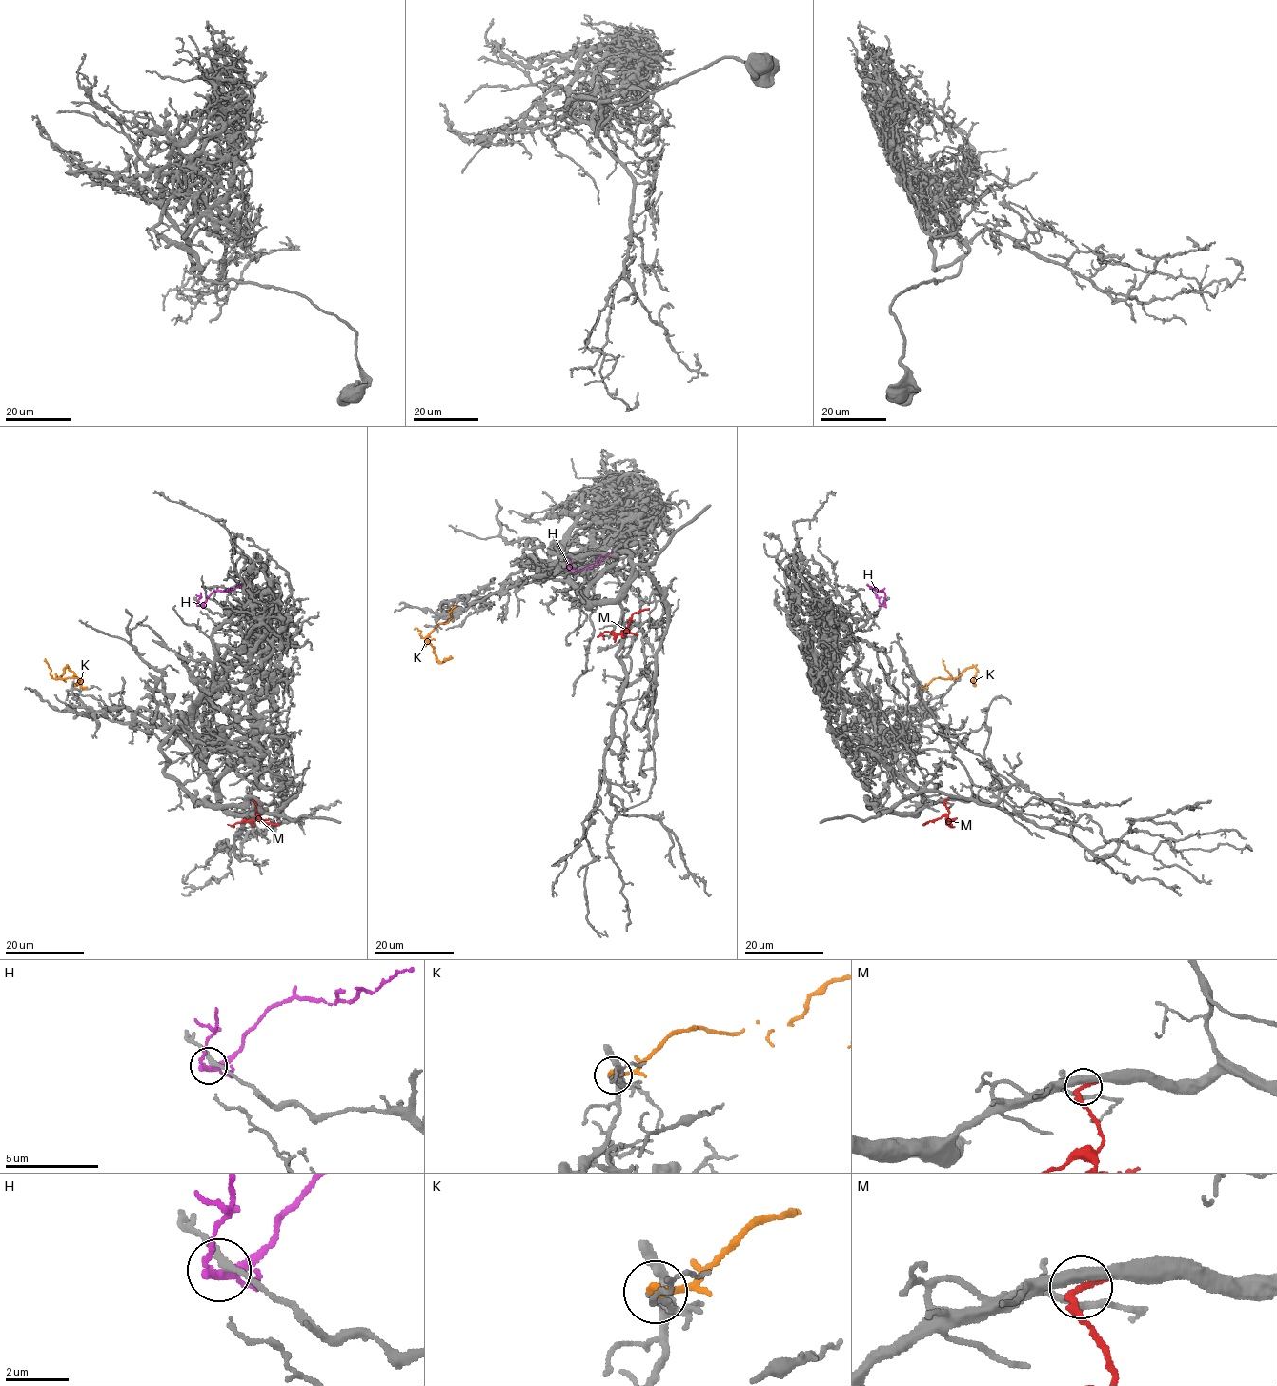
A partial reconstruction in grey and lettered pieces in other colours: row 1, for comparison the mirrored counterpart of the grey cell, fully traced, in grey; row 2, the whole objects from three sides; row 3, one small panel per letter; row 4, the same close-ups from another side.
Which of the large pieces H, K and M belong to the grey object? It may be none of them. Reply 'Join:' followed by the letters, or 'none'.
Join: none

